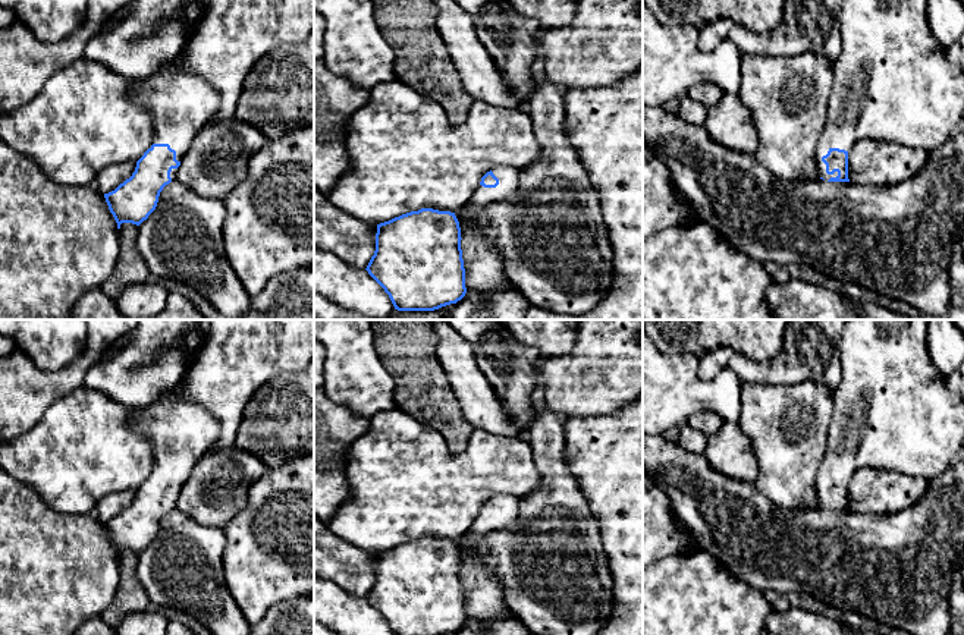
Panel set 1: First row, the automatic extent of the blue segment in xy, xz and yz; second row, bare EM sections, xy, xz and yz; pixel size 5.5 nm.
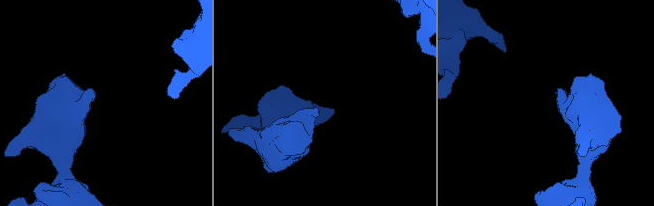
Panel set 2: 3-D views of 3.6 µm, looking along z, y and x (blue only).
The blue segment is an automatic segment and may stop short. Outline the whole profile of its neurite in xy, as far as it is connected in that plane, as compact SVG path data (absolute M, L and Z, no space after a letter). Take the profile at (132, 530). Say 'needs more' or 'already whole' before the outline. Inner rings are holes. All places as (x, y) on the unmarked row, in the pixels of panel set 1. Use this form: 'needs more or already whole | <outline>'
needs more | M194 361L188 362L180 381L135 419L138 431L151 443L154 465L132 504L104 522L117 557L122 551L139 554L148 547L163 516L178 507L178 496L194 466L220 436L217 419L183 399L182 384Z

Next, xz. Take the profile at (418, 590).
needs more | M497 494L481 506L470 529L456 541L421 537L377 553L376 579L365 598L384 617L393 635L446 635L461 629L467 620L483 622L512 616L505 604L503 584L481 562L474 546L511 525L518 515L519 497Z

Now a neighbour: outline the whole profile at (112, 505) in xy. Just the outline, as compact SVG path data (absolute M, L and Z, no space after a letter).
M125 490L119 493L110 493L100 499L95 506L94 515L104 524L114 519L120 512L132 504L136 491Z

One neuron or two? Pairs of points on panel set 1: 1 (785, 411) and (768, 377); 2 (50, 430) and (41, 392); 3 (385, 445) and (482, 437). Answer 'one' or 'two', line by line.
1: two
2: two
3: one

